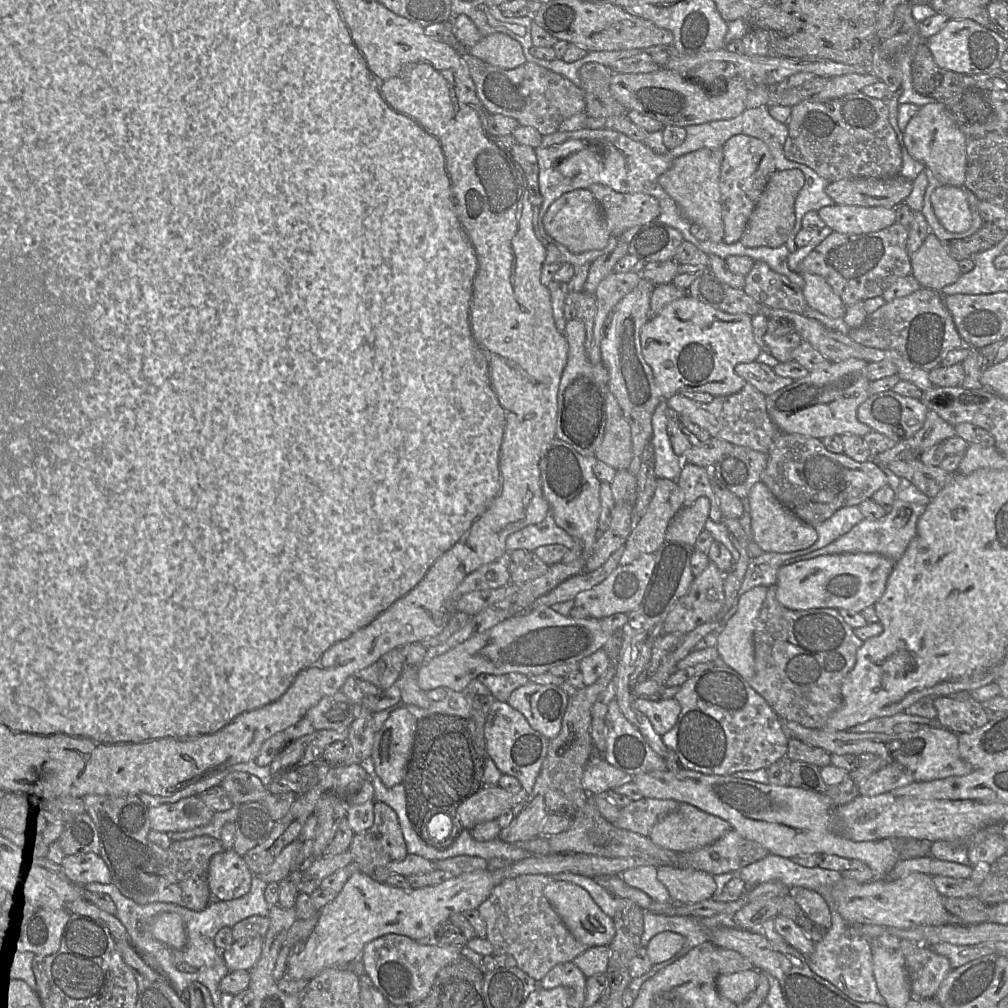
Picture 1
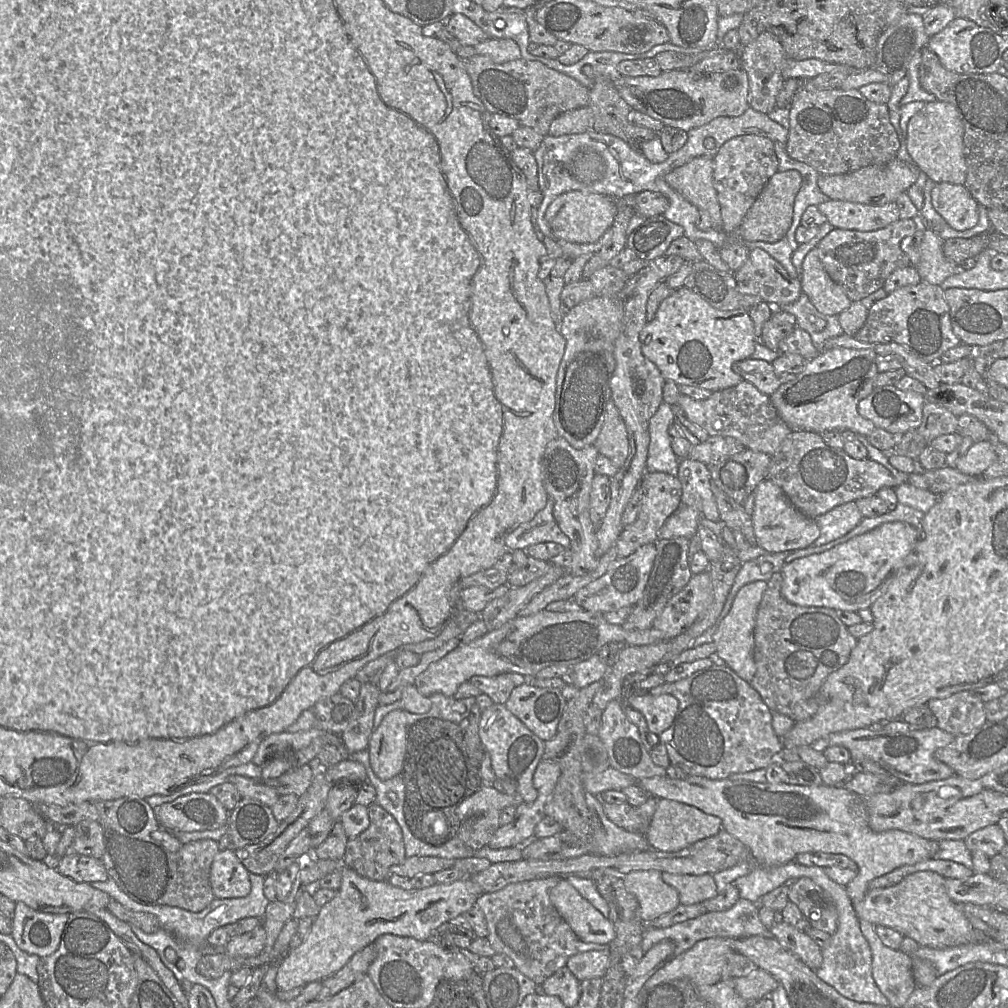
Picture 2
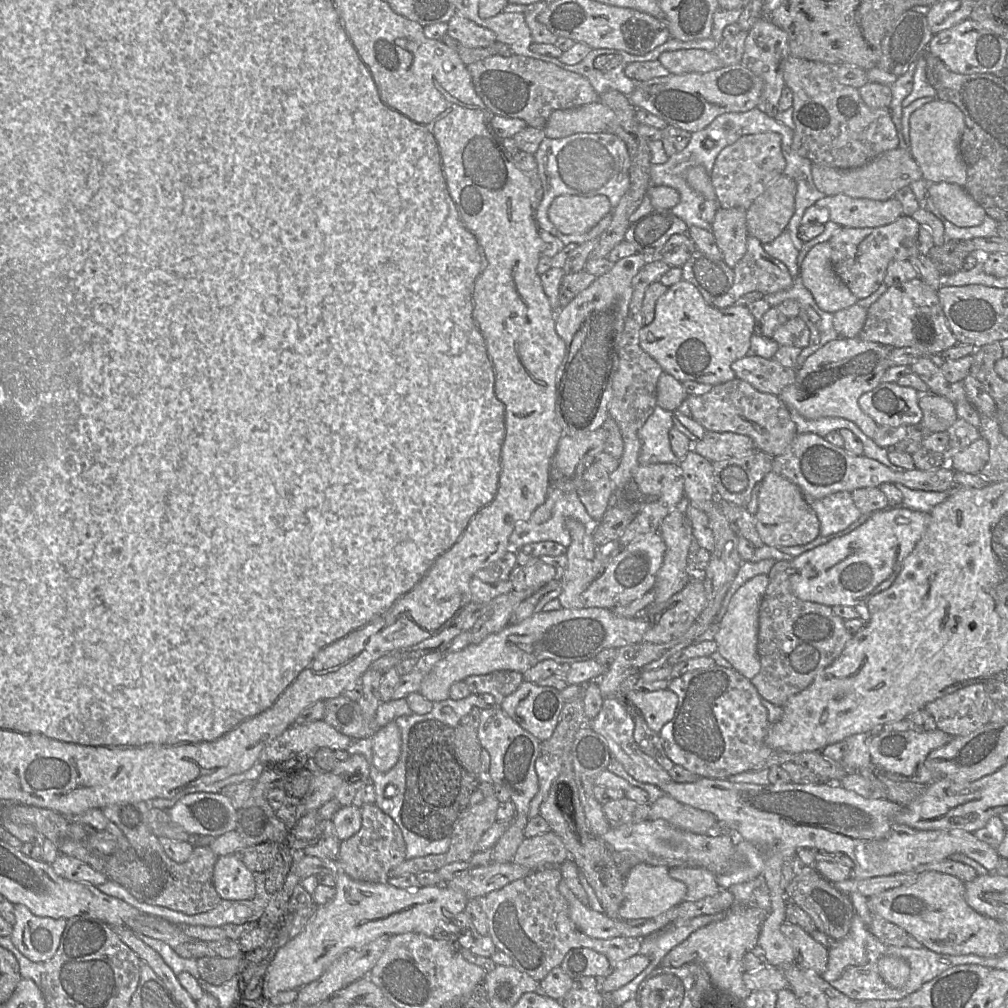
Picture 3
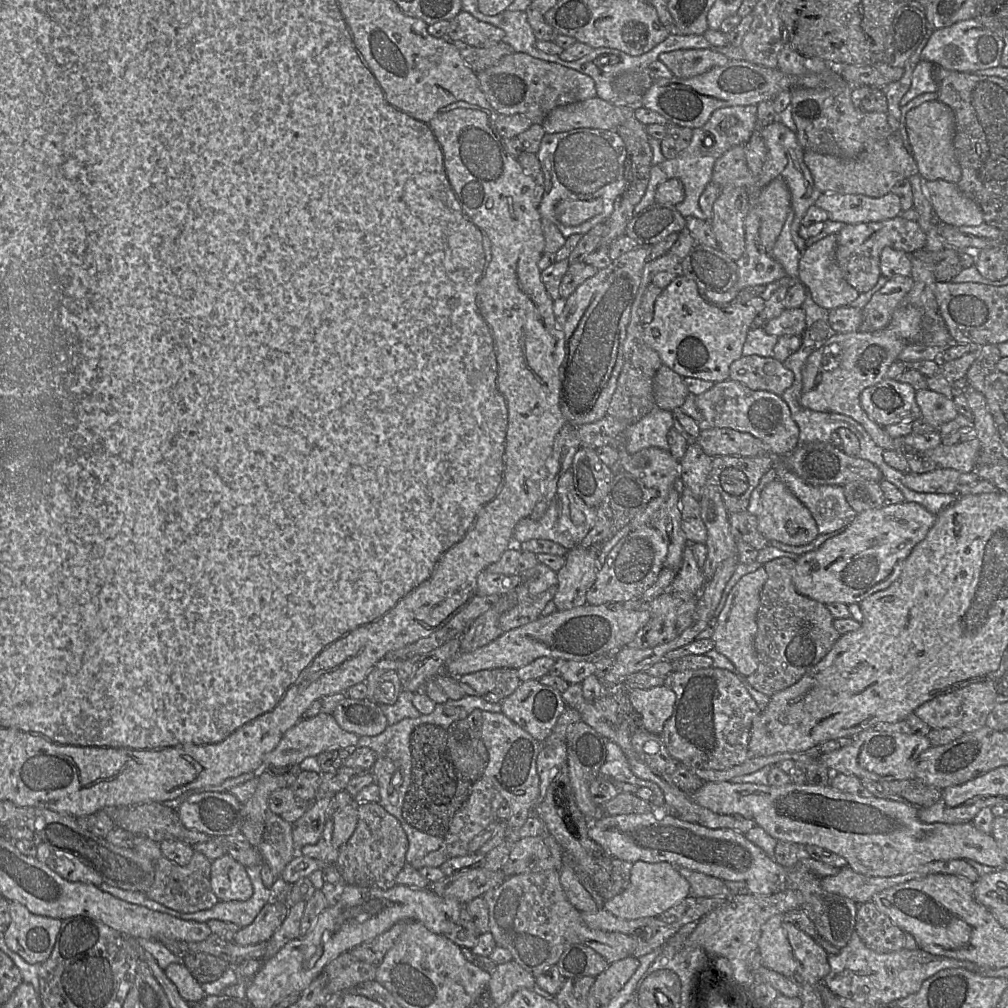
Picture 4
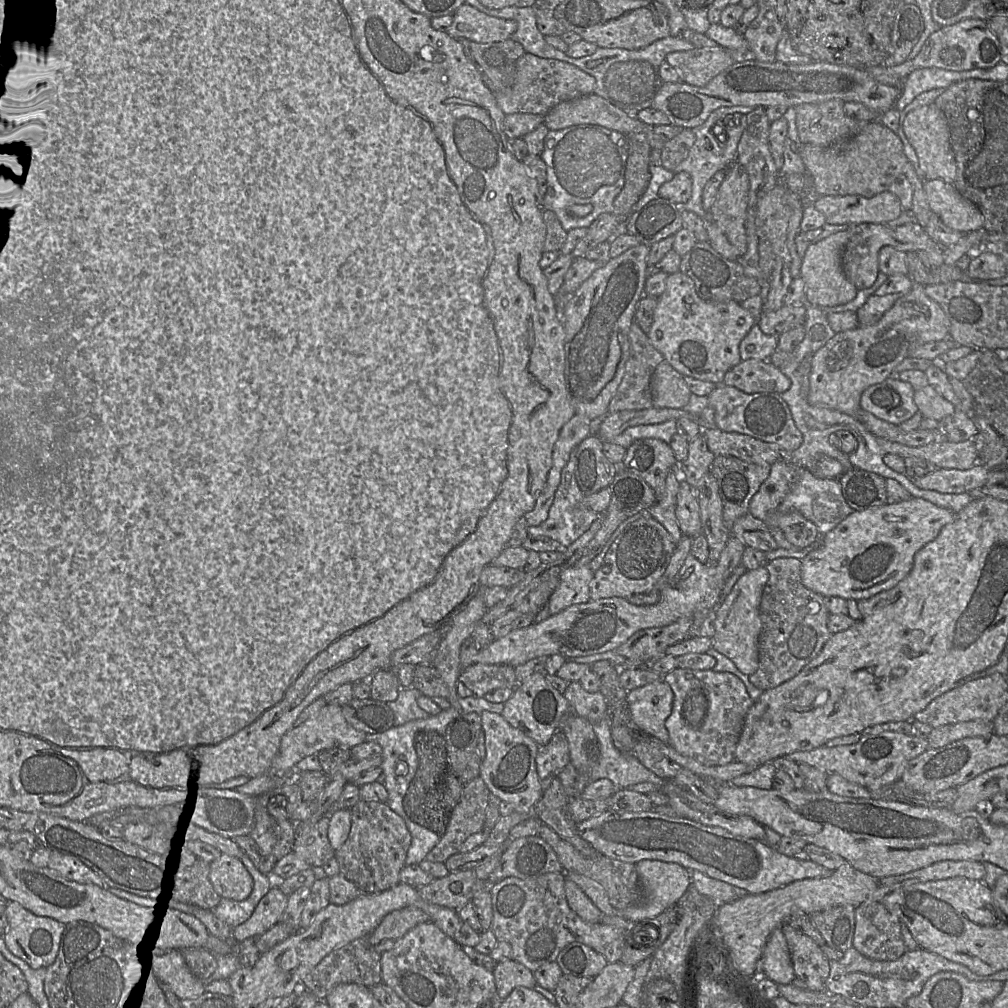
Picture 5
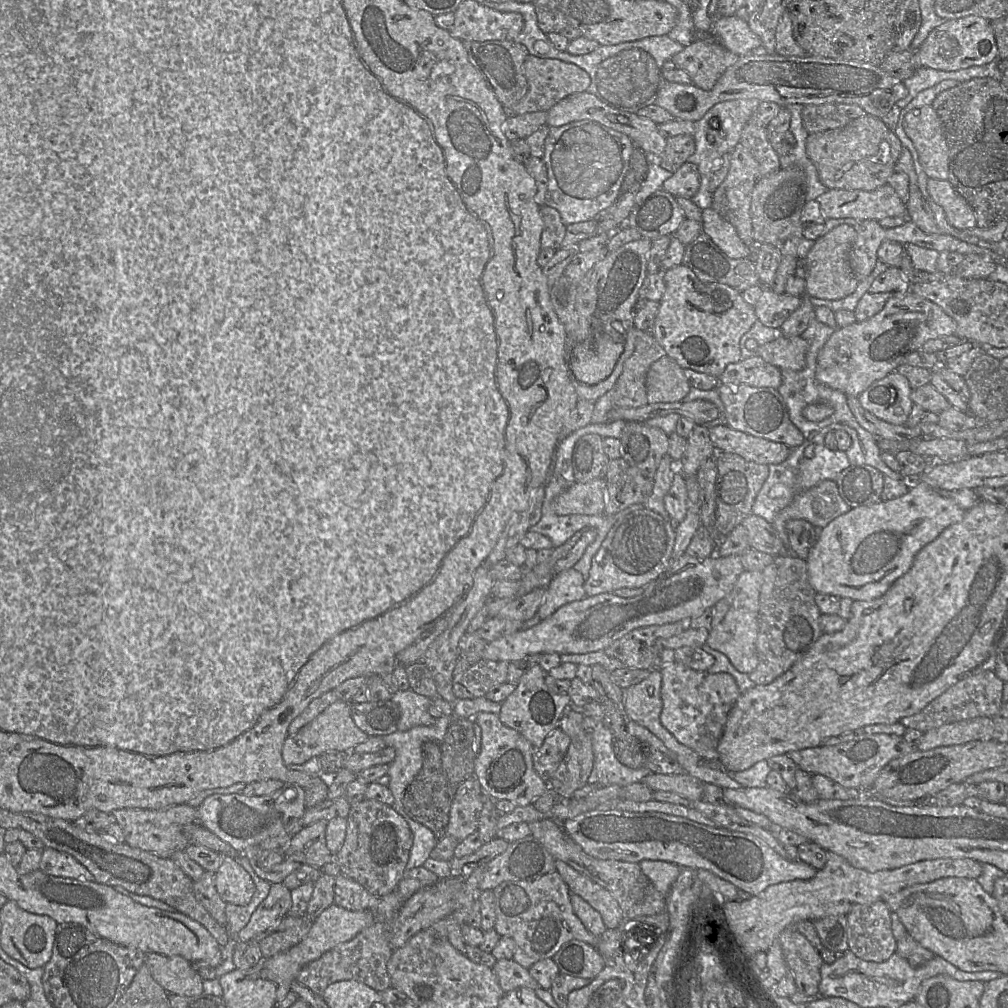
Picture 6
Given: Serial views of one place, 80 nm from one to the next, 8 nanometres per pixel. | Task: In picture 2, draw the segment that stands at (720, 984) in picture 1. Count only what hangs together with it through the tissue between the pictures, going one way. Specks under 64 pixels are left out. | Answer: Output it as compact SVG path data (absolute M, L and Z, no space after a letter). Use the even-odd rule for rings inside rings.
M756 969L746 976L734 978L736 992L749 1002L770 995L780 983L767 971Z

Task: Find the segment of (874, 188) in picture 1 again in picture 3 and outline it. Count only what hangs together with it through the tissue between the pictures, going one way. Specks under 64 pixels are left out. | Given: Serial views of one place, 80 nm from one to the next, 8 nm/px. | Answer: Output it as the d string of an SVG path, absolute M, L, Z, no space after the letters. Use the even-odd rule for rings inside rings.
M907 149L886 151L866 165L854 169L837 169L812 164L811 173L816 189L826 196L843 194L852 198L884 201L903 187L922 179L921 171Z

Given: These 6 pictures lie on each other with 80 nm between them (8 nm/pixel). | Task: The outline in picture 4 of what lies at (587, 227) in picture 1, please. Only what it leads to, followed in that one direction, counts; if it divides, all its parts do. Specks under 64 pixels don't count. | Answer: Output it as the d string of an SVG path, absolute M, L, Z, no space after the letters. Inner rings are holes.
M600 198L589 201L564 199L557 203L555 215L565 226L579 226L600 214L602 209Z

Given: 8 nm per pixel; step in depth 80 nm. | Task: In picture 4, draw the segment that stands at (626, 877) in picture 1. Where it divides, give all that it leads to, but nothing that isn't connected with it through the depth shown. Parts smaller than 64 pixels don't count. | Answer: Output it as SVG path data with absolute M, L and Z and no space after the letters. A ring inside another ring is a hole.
M637 861L632 864L628 887L619 895L604 900L603 909L626 920L655 917L690 896L690 884L669 862L648 863Z

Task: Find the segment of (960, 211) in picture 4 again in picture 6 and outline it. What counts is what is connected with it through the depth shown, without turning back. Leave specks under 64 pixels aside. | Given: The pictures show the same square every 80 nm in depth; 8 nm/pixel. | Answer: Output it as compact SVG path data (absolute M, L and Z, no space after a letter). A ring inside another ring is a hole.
M929 178L927 190L932 200L943 208L946 219L951 226L960 230L977 227L974 210L955 191L948 180Z

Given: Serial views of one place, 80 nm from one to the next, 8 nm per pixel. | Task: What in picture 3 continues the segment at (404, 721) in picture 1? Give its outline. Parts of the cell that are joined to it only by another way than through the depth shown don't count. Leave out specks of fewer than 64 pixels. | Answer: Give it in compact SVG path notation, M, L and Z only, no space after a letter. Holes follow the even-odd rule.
M395 721L381 727L372 736L372 764L380 772L390 771L401 753L401 731Z

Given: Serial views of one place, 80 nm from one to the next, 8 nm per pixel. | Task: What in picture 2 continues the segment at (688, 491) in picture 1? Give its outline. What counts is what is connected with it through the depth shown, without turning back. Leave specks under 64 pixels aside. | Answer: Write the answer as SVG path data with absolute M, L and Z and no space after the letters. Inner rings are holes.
M689 457L682 458L677 477L682 485L682 505L696 507L702 517L718 522L720 514L711 489L709 466Z

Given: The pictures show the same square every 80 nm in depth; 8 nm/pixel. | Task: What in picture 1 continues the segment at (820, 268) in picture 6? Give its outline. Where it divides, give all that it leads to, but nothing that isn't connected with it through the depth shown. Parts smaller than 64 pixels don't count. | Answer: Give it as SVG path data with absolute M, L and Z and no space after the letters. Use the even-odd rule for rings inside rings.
M802 273L802 277L805 281L802 293L810 308L830 318L844 317L847 306L824 278L811 273Z

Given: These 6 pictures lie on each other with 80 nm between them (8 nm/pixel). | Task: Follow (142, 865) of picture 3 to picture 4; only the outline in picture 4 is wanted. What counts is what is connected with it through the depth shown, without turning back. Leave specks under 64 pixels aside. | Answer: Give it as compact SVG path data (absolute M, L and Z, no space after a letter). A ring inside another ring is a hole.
M135 835L133 848L148 858L154 867L153 884L145 892L149 899L183 913L209 909L219 901L210 885L211 861L202 853L194 851L190 862L181 866L166 858L162 854L159 844L148 837Z

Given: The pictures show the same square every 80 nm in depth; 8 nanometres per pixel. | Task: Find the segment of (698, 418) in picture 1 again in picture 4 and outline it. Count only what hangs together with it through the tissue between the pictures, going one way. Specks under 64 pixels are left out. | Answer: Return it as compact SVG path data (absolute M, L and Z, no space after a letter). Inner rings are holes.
M727 379L714 383L709 390L697 395L695 403L705 427L749 433L760 439L772 456L786 456L798 446L799 428L791 418L790 409L781 396L772 392L753 391L740 382Z

